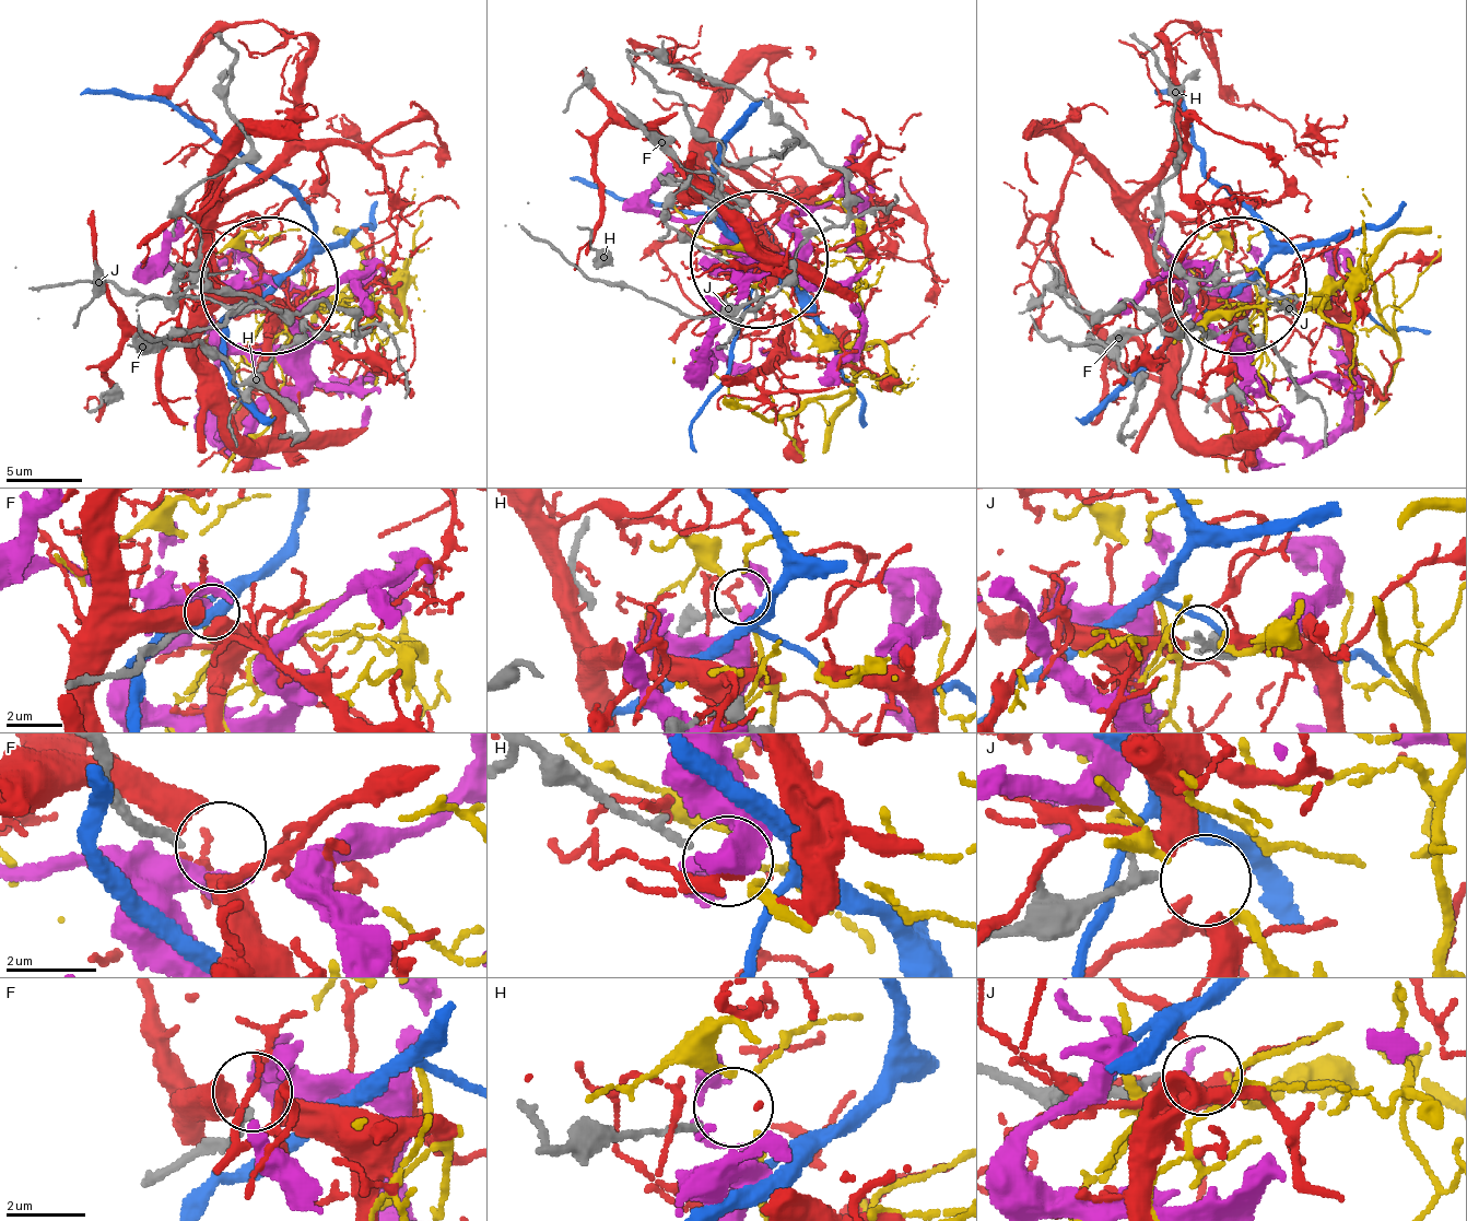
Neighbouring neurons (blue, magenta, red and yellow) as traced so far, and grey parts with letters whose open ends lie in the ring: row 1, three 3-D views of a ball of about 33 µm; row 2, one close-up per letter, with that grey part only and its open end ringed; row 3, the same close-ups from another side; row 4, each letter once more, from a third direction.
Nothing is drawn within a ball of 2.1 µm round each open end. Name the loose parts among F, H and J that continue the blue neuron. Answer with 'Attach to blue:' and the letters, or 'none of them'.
Attach to blue: none of them

